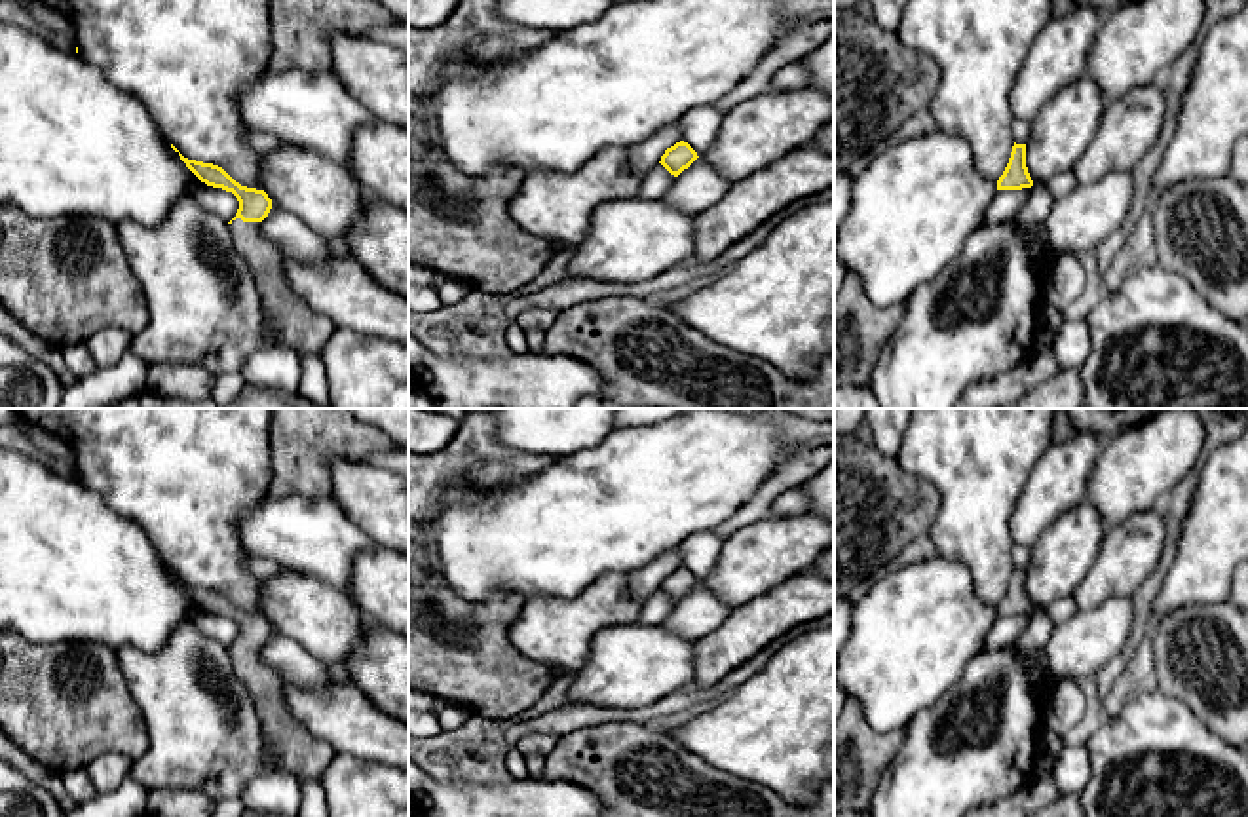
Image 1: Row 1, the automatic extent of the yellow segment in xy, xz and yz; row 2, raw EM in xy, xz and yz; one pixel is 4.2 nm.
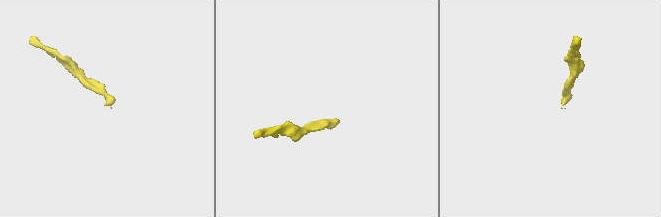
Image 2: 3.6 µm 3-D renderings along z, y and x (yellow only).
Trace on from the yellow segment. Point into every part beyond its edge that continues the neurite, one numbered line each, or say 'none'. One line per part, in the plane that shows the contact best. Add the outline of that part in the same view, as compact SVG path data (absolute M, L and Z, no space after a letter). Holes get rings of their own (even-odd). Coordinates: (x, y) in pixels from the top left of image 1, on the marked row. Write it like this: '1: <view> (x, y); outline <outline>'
1: xy (301, 327); outline M241 218L232 220L230 236L255 276L279 344L321 357L336 325L329 315L306 304L287 283L285 258L277 243L260 234L260 222L243 222Z

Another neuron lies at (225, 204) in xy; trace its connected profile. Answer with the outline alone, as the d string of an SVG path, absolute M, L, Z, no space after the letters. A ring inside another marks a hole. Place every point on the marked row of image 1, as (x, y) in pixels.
M201 186L201 188L194 190L192 198L203 209L218 215L226 222L230 222L239 209L237 198L232 192L226 192L222 188Z

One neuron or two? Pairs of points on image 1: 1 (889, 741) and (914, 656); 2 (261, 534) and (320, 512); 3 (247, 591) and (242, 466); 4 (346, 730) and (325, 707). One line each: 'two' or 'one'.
1: two
2: one
3: one
4: one

